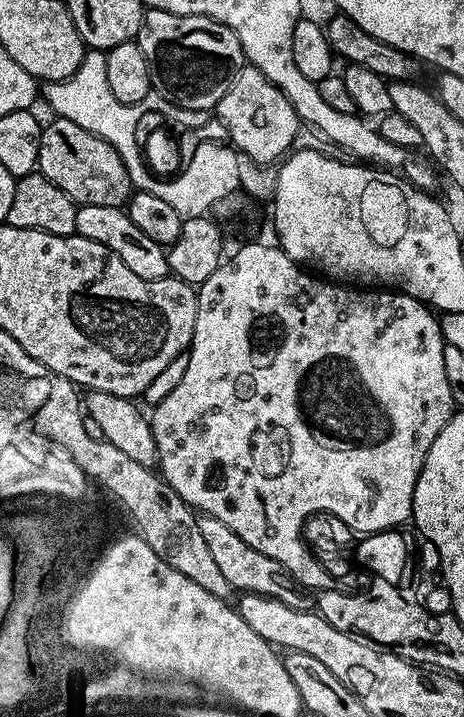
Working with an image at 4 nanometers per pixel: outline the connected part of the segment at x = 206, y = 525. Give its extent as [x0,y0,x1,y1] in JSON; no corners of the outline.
[196,514,314,612]

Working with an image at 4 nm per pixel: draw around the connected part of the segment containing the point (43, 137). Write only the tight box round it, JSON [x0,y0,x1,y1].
[38,118,134,210]

